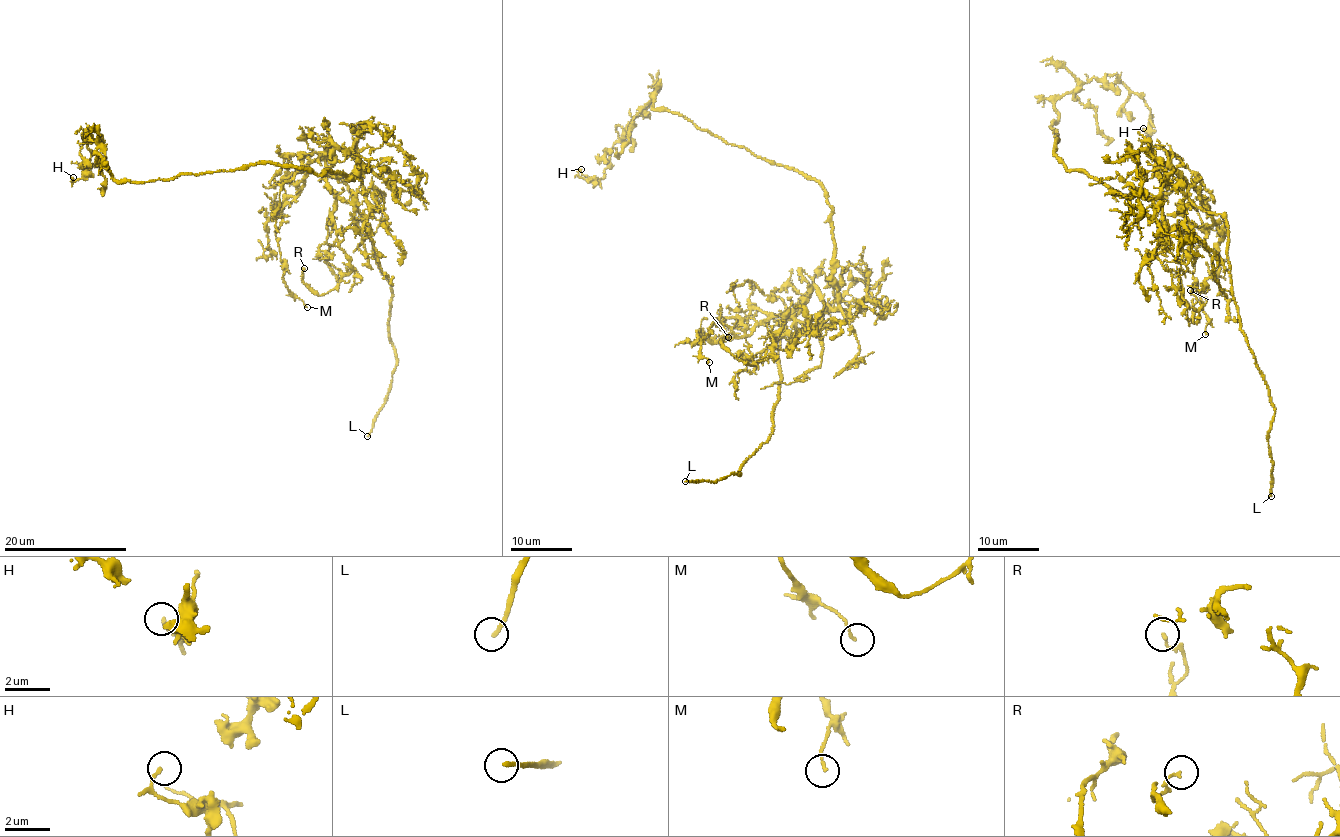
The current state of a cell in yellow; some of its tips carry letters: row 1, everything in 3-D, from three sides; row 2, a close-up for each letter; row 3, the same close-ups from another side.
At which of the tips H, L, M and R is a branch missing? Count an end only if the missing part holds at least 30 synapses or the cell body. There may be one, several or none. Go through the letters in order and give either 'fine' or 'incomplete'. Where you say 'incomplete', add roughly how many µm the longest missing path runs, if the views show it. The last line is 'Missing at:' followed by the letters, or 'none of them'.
H: fine
L: incomplete; missing 40 µm
M: fine
R: fine
Missing at: L

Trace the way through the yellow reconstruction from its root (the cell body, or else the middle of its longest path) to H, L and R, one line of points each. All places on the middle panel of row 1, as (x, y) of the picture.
H: (835, 278), (832, 207), (817, 182), (653, 108), (652, 99), (613, 146), (602, 178), (590, 181), (581, 169)
L: (835, 278), (833, 308), (815, 288), (786, 322), (769, 438), (739, 475), (685, 481)
R: (835, 278), (833, 308), (815, 288), (796, 315), (782, 318), (770, 353), (753, 364), (723, 347), (728, 337)

